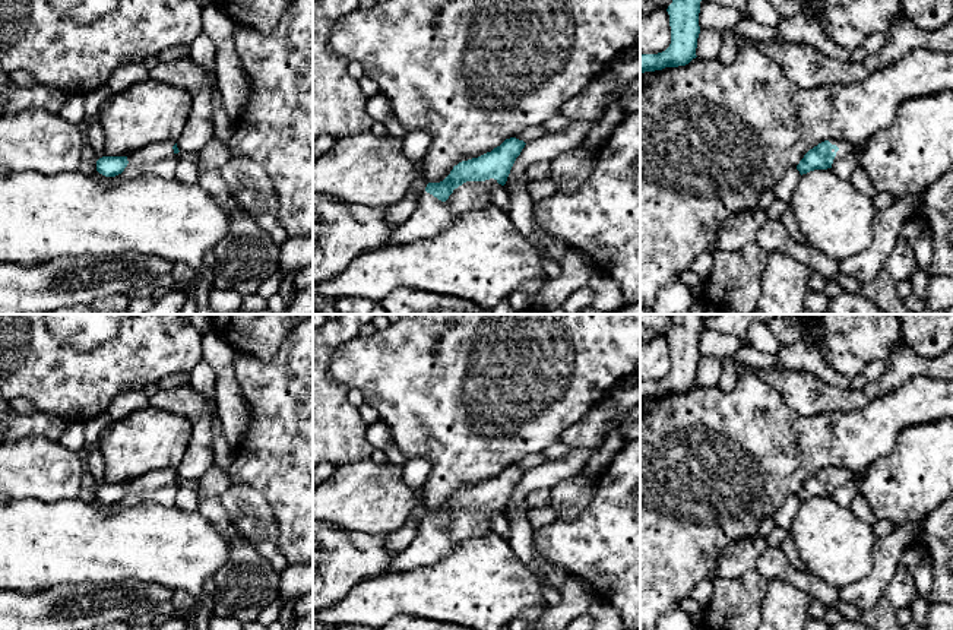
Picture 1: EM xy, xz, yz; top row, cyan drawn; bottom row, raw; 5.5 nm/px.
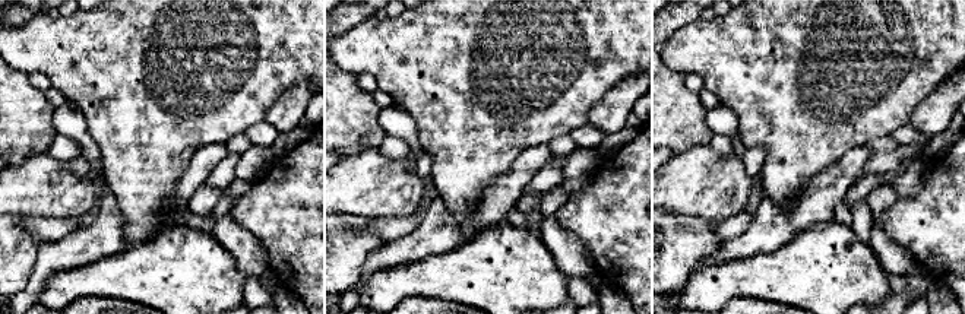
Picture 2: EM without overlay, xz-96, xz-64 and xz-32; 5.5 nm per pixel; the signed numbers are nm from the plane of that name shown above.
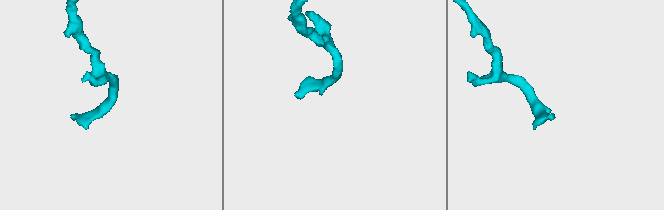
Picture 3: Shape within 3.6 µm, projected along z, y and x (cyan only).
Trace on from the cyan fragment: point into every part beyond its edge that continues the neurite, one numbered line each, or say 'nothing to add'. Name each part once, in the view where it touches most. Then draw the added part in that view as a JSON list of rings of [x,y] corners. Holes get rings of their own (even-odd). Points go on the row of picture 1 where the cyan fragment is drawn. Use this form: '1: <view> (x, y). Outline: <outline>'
1: xz (431, 217). Outline: [[[490,178],[485,181],[466,181],[449,196],[446,202],[438,200],[433,194],[427,193],[425,190],[419,193],[417,208],[412,215],[402,222],[390,235],[387,246],[406,246],[418,240],[433,238],[437,234],[446,231],[452,221],[466,212],[479,210],[491,206],[490,193],[491,189],[500,186],[497,180]]]

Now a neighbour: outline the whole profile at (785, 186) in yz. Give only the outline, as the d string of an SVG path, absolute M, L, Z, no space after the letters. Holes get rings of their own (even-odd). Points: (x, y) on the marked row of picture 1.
M797 167L789 168L783 177L776 183L773 193L778 199L789 203L791 194L797 184L800 183L801 174Z

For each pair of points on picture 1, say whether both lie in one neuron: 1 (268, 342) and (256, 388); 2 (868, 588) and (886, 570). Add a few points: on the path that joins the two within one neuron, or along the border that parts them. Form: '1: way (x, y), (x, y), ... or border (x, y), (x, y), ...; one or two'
1: border (287, 335), (279, 350), (266, 360), (236, 353); two
2: way (873, 583), (882, 575); one

